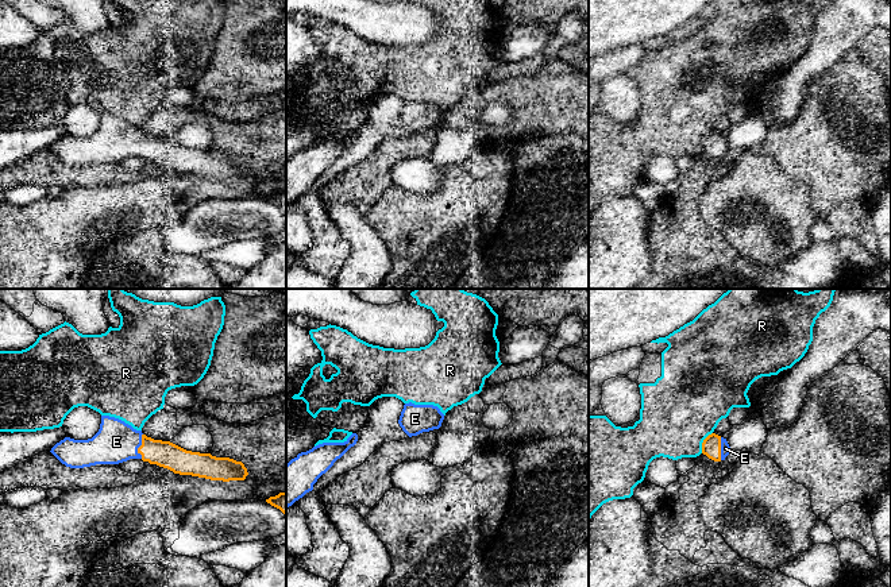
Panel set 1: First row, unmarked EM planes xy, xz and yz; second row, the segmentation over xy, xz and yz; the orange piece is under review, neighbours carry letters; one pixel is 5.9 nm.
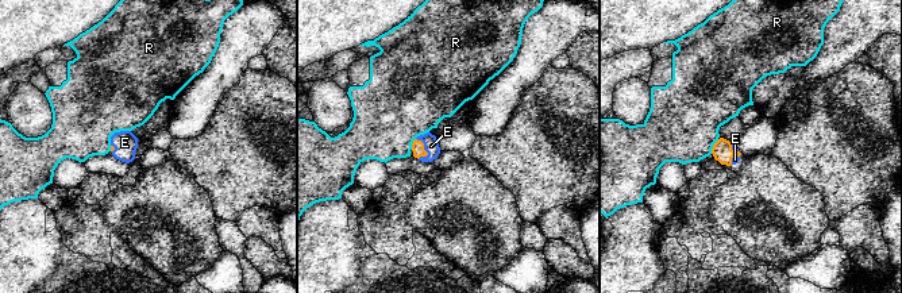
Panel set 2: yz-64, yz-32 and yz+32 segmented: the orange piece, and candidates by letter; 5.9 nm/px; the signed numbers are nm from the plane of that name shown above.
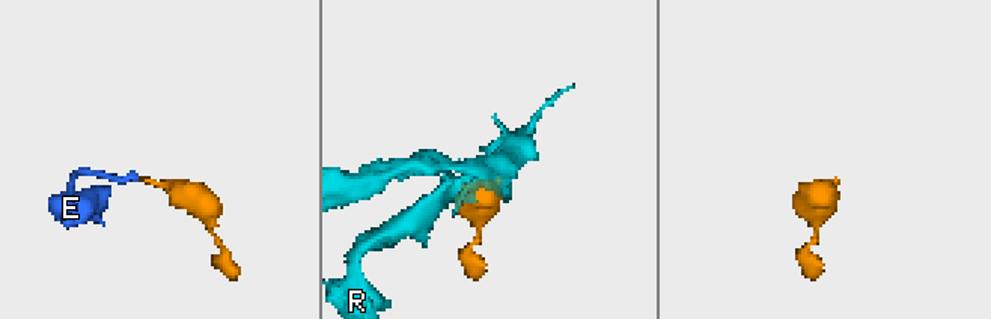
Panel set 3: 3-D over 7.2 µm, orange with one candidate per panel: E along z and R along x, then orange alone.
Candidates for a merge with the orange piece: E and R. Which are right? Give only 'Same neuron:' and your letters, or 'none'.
Same neuron: E

